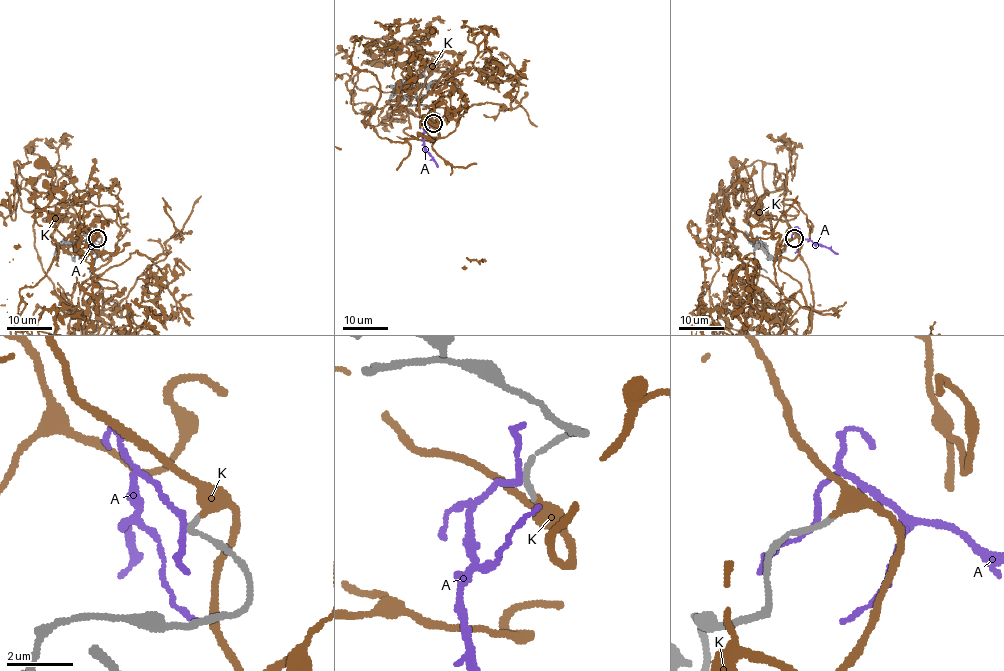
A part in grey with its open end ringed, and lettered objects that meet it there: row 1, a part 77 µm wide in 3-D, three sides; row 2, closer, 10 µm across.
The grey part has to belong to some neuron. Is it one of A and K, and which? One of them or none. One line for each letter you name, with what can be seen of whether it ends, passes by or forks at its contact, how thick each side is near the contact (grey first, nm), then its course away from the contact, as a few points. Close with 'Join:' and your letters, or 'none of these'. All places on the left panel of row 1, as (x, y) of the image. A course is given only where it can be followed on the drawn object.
K: it passes by; 160 nm thick on the grey side, 300 nm on the other
Join: K

